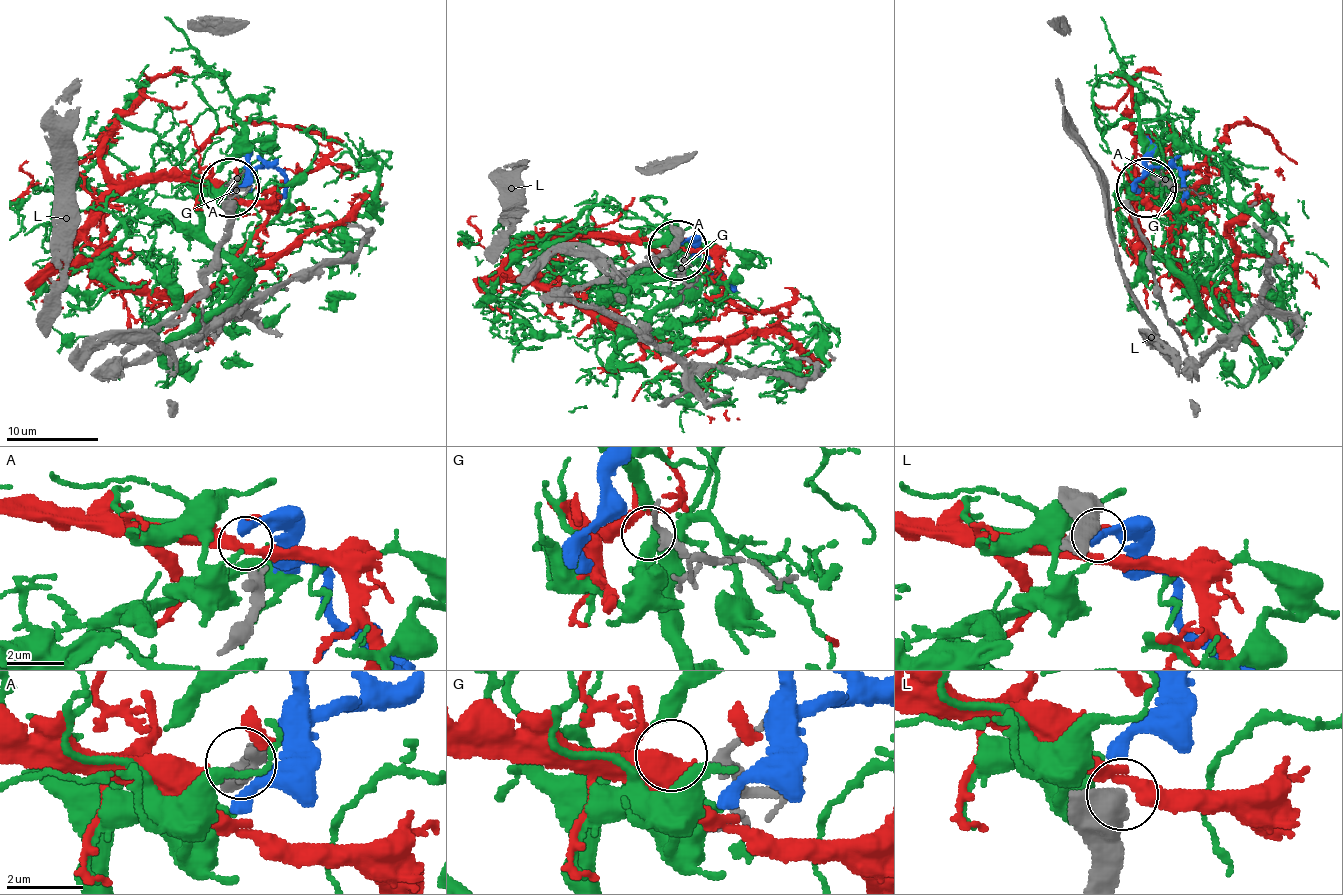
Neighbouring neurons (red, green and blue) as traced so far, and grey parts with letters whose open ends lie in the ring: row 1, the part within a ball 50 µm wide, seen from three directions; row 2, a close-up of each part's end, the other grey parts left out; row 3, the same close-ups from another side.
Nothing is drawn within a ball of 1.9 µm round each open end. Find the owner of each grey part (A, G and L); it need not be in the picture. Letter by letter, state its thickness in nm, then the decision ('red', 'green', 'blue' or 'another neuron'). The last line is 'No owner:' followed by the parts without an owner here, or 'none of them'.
A: 420 nm | red
G: 260 nm | another neuron
L: 600 nm | blue
No owner: G

